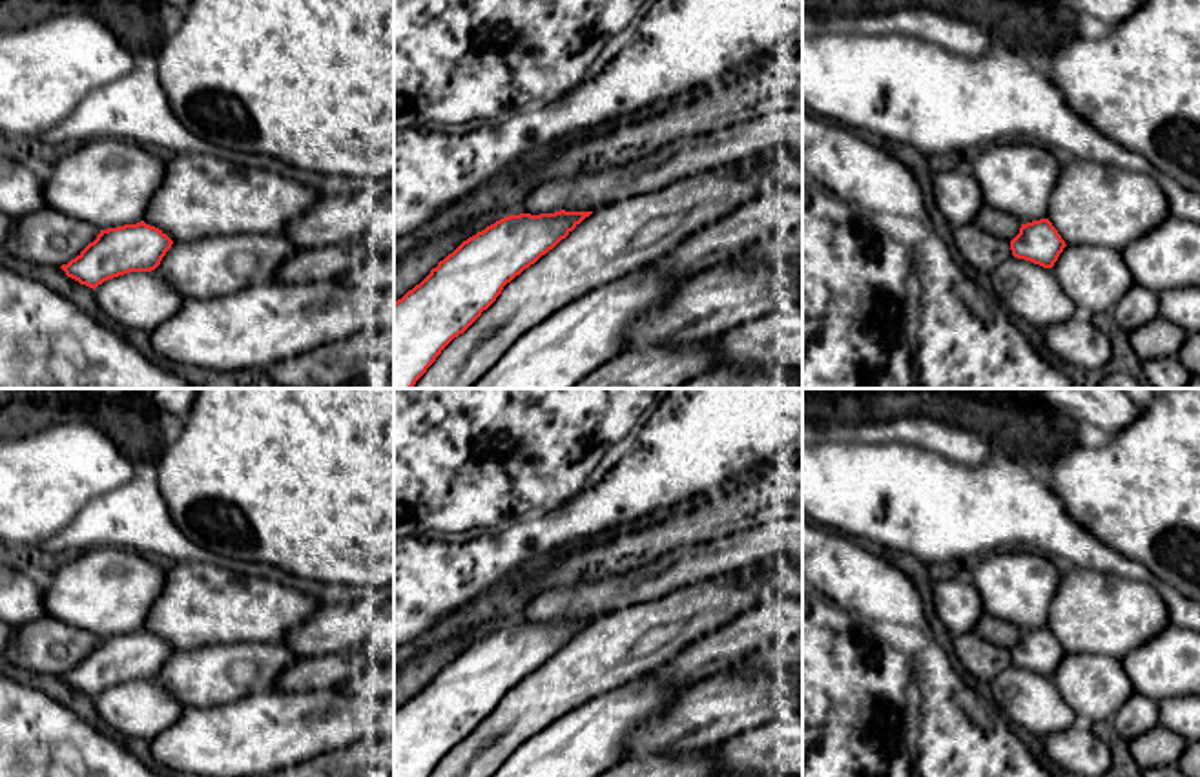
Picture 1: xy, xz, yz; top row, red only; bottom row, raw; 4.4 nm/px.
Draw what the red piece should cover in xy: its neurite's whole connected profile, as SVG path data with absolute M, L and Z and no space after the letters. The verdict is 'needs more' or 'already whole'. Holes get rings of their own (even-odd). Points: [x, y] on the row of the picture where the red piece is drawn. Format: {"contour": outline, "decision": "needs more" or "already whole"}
{"contour": "M140 221L100 230L93 243L60 268L67 277L95 290L108 279L155 270L171 244L162 230Z", "decision": "already whole"}

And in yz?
{"contour": "M1049 219L1021 224L1019 233L1010 241L1014 257L1043 268L1052 268L1065 246L1065 241Z", "decision": "already whole"}

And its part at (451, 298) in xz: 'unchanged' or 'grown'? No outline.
unchanged

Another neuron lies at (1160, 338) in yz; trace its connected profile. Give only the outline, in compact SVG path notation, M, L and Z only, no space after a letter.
M1162 316L1129 334L1131 347L1142 361L1178 356L1184 337L1185 332Z

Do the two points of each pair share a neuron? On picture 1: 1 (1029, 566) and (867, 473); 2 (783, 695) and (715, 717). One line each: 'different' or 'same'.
1: different
2: same

